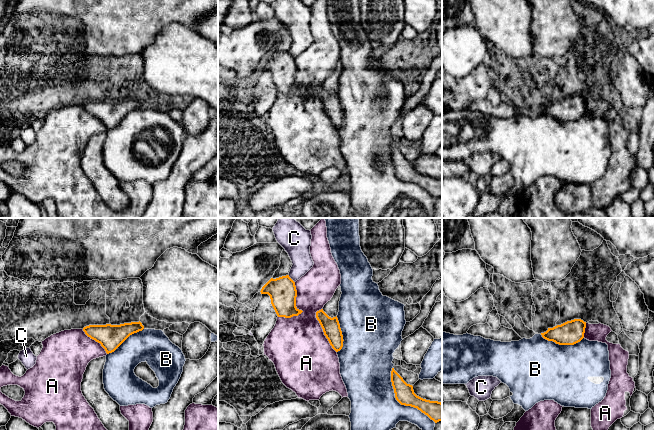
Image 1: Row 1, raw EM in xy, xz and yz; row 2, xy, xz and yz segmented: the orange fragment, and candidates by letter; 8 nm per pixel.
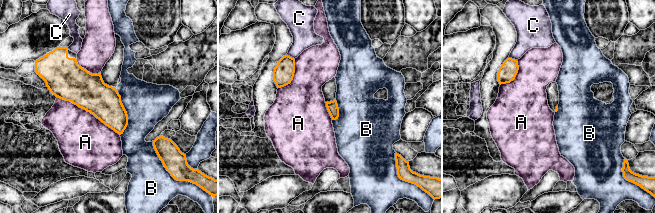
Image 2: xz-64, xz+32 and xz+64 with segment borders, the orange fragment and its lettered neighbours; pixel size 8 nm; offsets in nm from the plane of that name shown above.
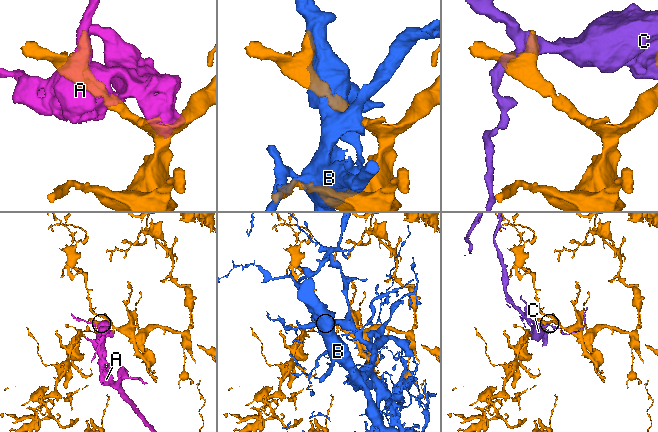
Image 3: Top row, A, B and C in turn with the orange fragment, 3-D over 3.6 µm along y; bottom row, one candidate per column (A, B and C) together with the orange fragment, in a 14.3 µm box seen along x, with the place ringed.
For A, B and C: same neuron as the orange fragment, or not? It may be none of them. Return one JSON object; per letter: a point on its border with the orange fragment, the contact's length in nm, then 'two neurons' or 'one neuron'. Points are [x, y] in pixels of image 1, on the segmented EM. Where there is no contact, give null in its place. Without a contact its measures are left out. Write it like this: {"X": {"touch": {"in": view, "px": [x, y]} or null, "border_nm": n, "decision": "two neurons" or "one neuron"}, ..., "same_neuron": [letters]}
{"A": {"touch": {"in": "xz", "px": [298, 309]}, "border_nm": 320, "decision": "two neurons"}, "B": {"touch": {"in": "xz", "px": [400, 403]}, "border_nm": 550, "decision": "two neurons"}, "C": {"touch": {"in": "xz", "px": [290, 278]}, "border_nm": 90, "decision": "two neurons"}, "same_neuron": []}

